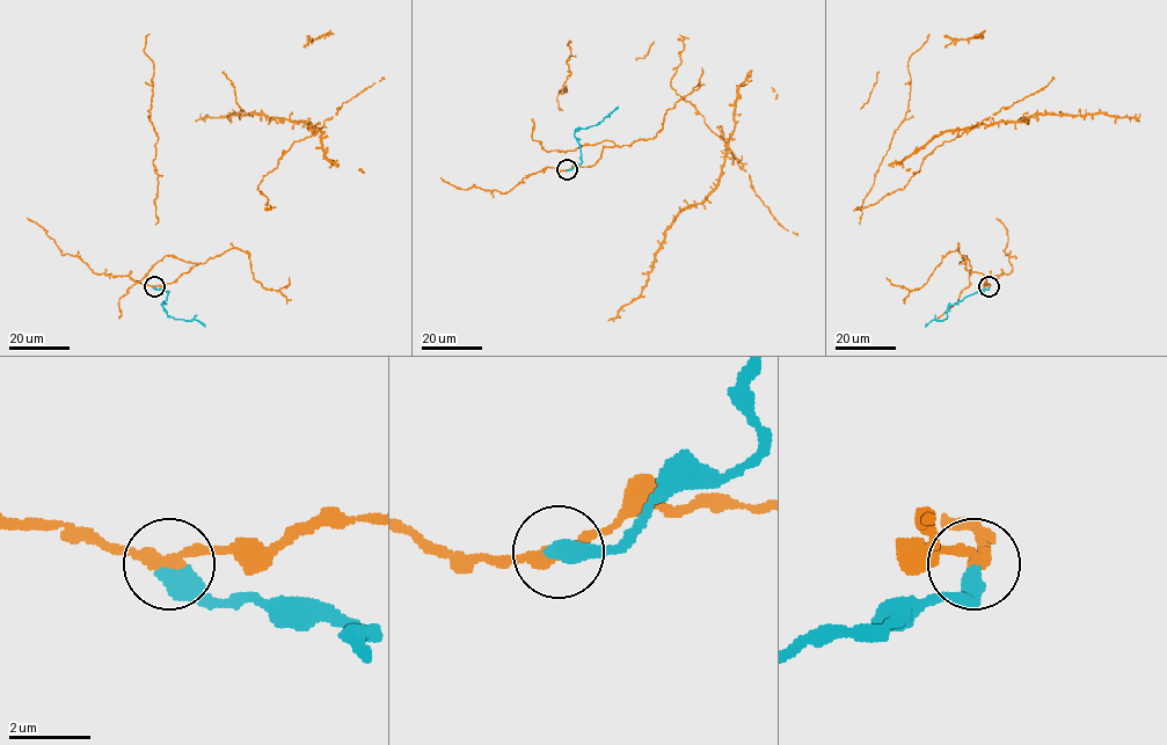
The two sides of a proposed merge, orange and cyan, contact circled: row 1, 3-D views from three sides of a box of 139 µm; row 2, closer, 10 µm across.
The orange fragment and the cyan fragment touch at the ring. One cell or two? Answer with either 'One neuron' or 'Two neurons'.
Two neurons

